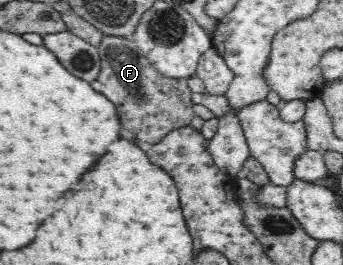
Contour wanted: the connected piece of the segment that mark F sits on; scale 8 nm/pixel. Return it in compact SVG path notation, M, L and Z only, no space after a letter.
M103 33L98 49L100 71L90 84L114 104L123 131L129 132L138 141L154 145L170 131L190 125L195 116L195 103L186 79L160 74L150 60L138 51L134 40Z

